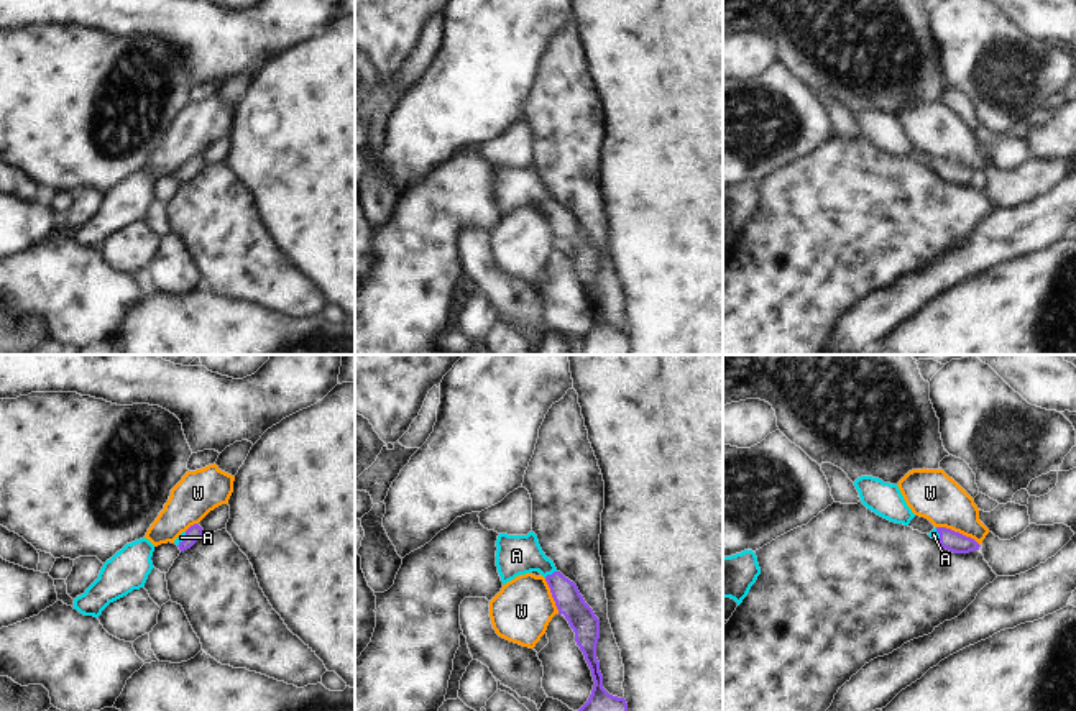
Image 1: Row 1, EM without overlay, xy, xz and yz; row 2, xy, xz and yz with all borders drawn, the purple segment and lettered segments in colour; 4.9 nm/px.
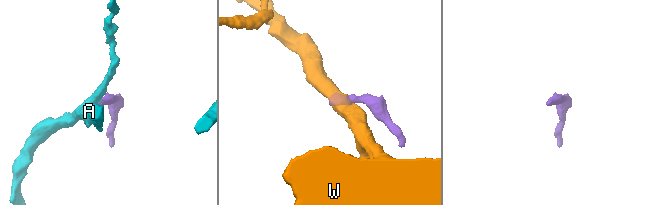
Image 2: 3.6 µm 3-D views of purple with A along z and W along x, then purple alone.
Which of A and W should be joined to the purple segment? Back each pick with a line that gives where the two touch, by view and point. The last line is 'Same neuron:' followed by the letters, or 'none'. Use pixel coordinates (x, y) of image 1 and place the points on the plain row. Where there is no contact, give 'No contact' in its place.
A: Touches purple at xz (549, 207)
Same neuron: A.

